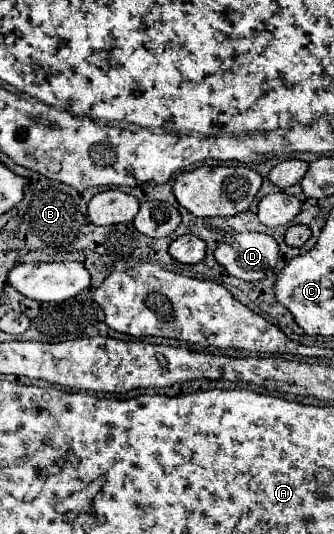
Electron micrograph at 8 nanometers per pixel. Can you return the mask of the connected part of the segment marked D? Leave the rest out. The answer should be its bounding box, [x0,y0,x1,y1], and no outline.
[215,233,279,281]

